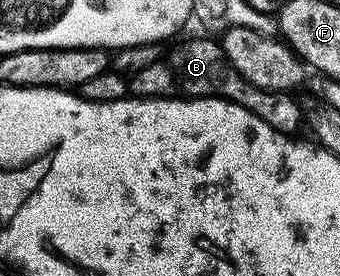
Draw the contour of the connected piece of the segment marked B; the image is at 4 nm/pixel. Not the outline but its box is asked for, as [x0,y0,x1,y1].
[130,38,302,136]

